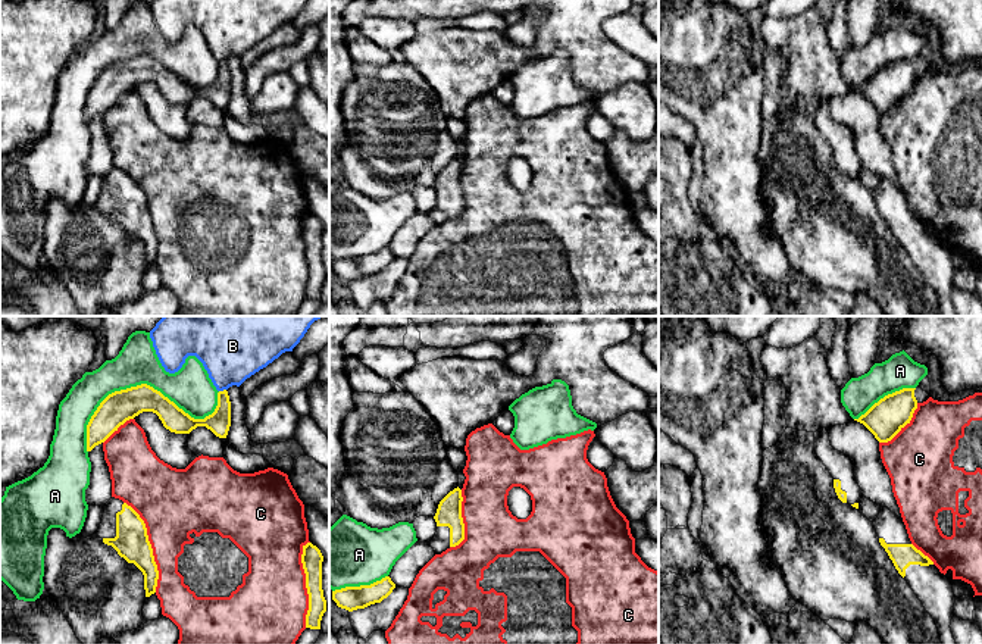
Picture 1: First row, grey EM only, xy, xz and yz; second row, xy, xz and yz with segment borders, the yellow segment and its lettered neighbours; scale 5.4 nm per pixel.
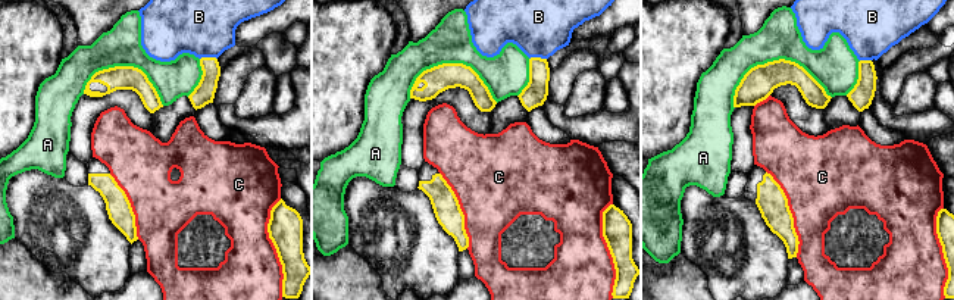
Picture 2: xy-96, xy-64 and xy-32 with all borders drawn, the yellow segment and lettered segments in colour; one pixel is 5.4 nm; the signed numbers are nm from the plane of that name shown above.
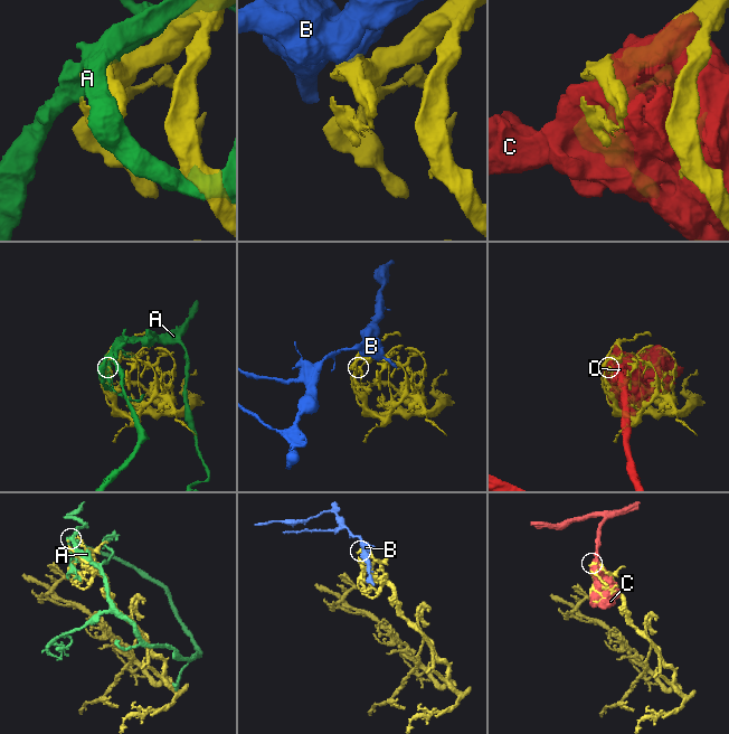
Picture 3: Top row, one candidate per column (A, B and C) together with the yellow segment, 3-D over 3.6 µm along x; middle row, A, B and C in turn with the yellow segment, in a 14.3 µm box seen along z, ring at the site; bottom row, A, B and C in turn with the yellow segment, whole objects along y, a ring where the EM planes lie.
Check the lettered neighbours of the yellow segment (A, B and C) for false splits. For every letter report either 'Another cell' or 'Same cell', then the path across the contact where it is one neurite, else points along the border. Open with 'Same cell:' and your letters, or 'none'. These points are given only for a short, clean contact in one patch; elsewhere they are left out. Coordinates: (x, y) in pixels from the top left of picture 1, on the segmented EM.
Same cell: none
A: Another cell
B: Another cell. Boundary: xy (225, 388), (219, 391)
C: Another cell

